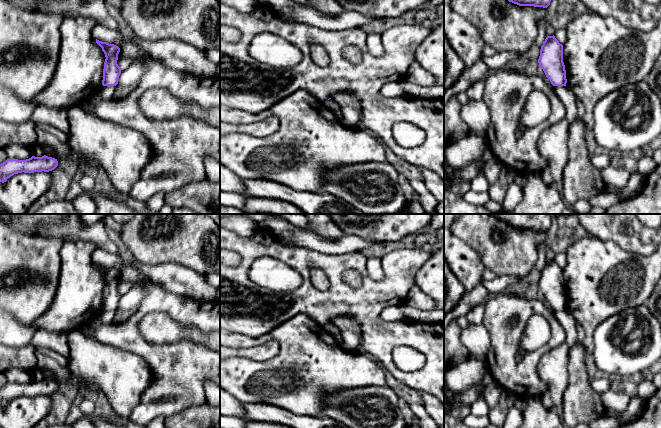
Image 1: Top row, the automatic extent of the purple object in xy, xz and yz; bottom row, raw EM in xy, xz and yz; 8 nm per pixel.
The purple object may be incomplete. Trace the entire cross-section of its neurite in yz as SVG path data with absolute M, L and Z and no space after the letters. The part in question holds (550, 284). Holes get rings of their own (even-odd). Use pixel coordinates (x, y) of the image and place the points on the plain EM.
M547 260L541 270L538 283L541 291L553 309L553 314L565 330L565 342L571 348L577 343L576 321L567 310L566 294L563 286L563 269L555 260Z

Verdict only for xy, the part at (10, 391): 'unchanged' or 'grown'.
unchanged

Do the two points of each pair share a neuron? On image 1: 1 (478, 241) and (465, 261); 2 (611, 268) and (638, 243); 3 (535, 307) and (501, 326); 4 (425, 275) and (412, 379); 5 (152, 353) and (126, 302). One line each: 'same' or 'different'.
1: different
2: different
3: same
4: different
5: different

